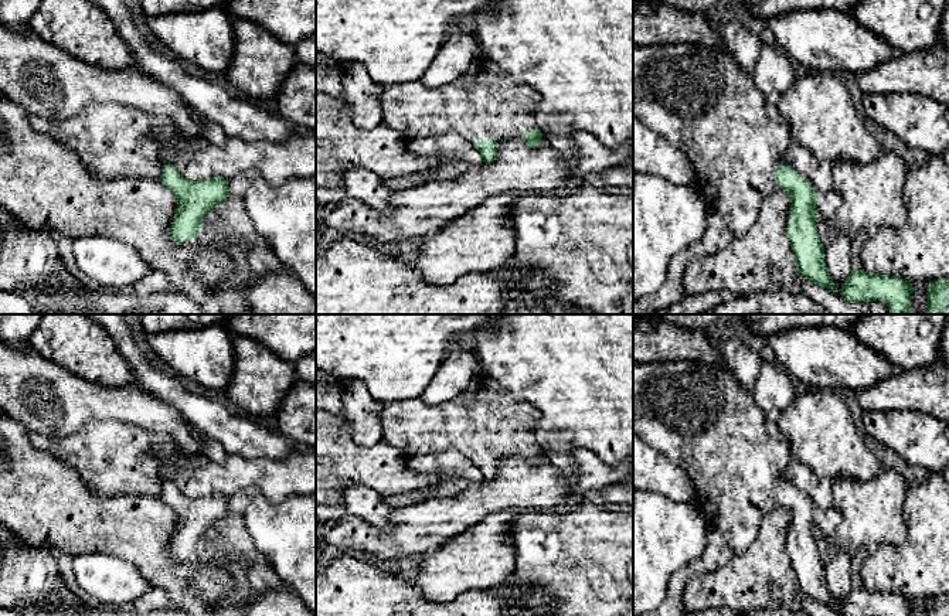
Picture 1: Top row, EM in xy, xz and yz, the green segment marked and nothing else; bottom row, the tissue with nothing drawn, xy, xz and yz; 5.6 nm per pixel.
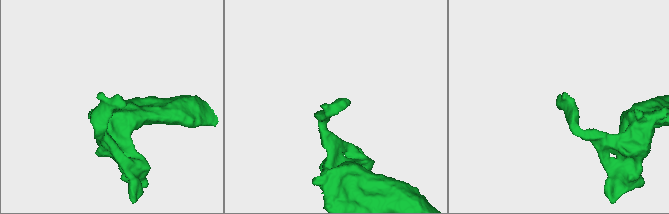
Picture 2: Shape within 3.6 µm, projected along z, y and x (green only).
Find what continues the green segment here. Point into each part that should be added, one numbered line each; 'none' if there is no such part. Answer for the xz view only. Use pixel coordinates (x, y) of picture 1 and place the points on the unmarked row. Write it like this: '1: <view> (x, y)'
1: xz (483, 419)

